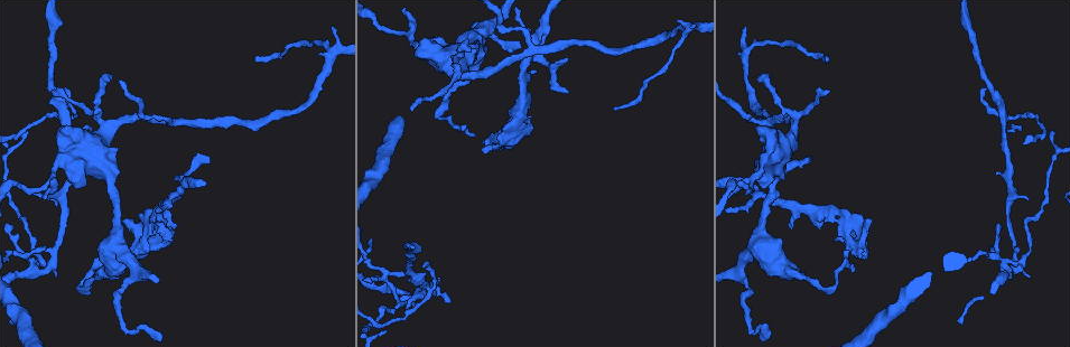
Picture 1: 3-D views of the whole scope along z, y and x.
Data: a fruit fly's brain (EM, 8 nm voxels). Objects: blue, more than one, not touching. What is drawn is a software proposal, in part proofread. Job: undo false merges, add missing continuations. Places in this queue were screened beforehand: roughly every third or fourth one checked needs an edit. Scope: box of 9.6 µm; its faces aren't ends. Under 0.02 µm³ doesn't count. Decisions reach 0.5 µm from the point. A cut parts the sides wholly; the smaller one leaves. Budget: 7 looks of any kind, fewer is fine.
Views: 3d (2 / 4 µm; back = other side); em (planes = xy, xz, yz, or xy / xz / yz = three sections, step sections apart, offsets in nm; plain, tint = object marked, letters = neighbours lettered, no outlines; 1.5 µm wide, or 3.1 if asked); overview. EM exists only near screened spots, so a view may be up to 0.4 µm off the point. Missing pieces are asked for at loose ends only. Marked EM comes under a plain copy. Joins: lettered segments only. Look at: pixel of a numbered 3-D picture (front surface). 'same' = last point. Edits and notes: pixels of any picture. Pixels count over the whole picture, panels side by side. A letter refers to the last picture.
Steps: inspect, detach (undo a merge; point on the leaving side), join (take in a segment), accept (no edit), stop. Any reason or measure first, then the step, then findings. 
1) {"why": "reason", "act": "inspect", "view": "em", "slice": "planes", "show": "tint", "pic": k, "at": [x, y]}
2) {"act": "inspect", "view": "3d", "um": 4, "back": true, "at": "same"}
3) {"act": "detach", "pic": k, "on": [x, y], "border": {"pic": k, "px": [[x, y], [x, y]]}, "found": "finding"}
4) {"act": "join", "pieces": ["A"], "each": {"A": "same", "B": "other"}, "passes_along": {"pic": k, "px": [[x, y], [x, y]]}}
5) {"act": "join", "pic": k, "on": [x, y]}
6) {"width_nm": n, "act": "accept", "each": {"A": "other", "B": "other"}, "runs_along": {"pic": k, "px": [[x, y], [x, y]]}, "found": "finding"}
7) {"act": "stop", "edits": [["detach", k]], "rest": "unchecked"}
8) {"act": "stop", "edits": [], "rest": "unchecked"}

{"why": "abrupt turn", "act": "inspect", "view": "3d", "um": 4, "back": true, "pic": 1, "at": [437, 112]}

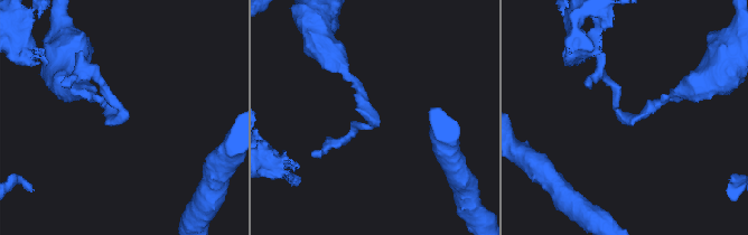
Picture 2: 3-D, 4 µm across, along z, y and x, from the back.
{"why": "now the EM", "act": "inspect", "view": "em", "slice": "xz", "step": 8, "show": "tint", "pic": 2, "at": [371, 117]}

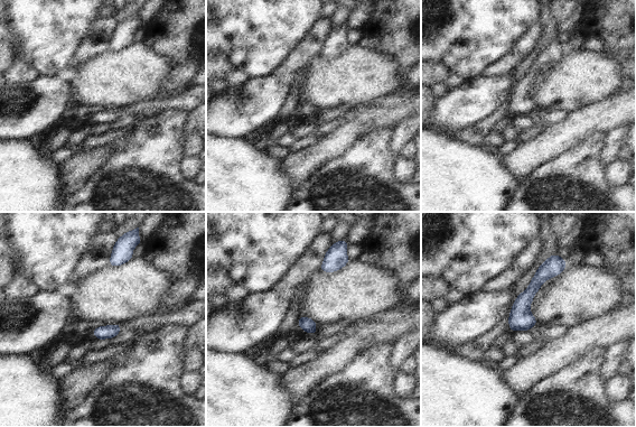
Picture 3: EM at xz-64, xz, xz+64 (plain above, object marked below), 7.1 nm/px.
{"why": "another direction", "act": "inspect", "view": "em", "slice": "planes", "show": "letters", "at": "same"}

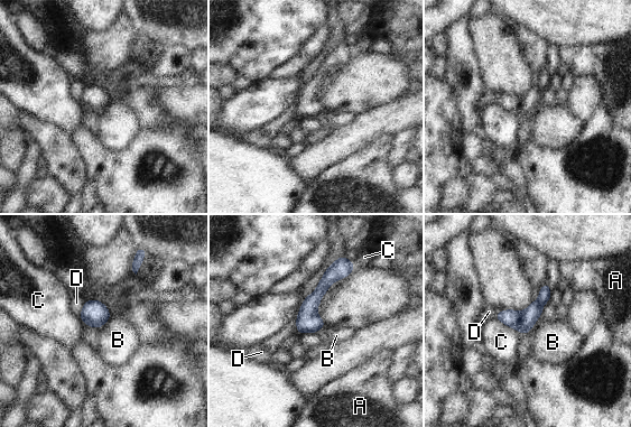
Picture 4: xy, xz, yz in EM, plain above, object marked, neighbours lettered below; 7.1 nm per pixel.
{"longest_contact_nm": ["D", 650], "act": "accept", "each": {"A": "other", "B": "other", "C": "other", "D": "other"}, "runs_along": {"pic": 4, "px": [[351, 263], [322, 287], [299, 330]]}, "found": "all the same neuron"}

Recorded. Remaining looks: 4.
{"why": "branch stops here", "act": "inspect", "view": "em", "slice": "yz", "step": 8, "show": "tint", "pic": 1, "at": [409, 307]}

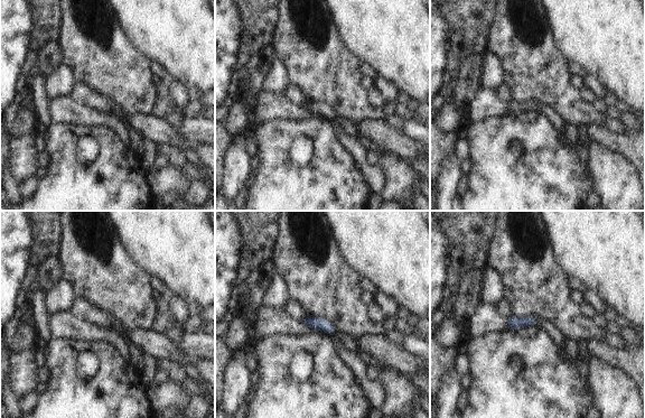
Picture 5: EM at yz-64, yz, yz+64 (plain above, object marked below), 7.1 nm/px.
{"act": "inspect", "view": "em", "slice": "planes", "show": "tint", "at": "same"}

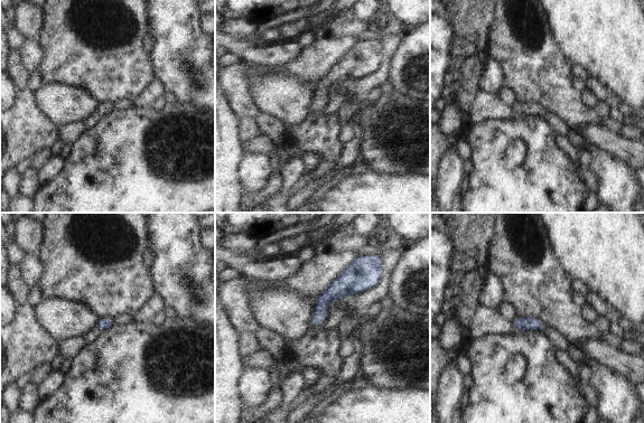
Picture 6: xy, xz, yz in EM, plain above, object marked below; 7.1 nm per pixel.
{"act": "inspect", "view": "em", "slice": "planes", "show": "letters", "at": "same"}

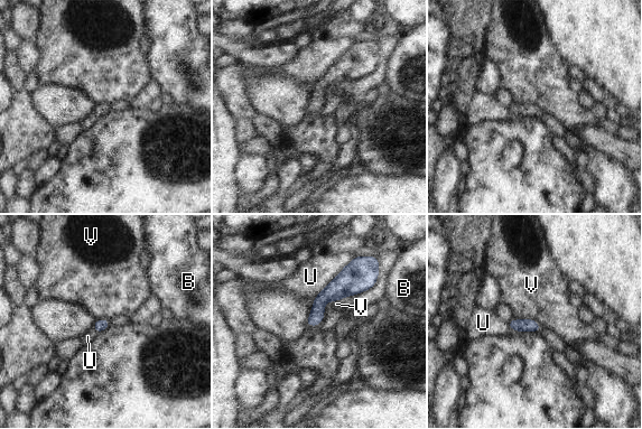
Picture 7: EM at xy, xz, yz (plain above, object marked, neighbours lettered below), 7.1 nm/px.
{"width_nm": 90, "act": "accept", "each": {"B": "other", "U": "other", "V": "other"}, "found": "no lettered segment goes on from it"}

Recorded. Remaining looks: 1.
{"act": "inspect", "view": "em", "slice": "planes", "show": "letters", "pic": 1, "at": [744, 113]}

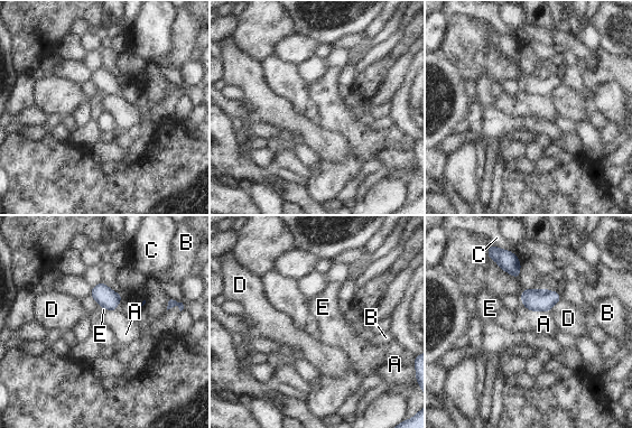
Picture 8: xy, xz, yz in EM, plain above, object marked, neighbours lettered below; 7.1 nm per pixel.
{"act": "accept", "each": {"A": "other", "B": "other", "C": "other", "D": "other", "E": "other"}, "border": {"pic": 8, "px": [[522, 304], [536, 313]]}, "found": "one neuron here"}

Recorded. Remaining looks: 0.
{"act": "stop", "edits": [], "rest": "unchecked"}

